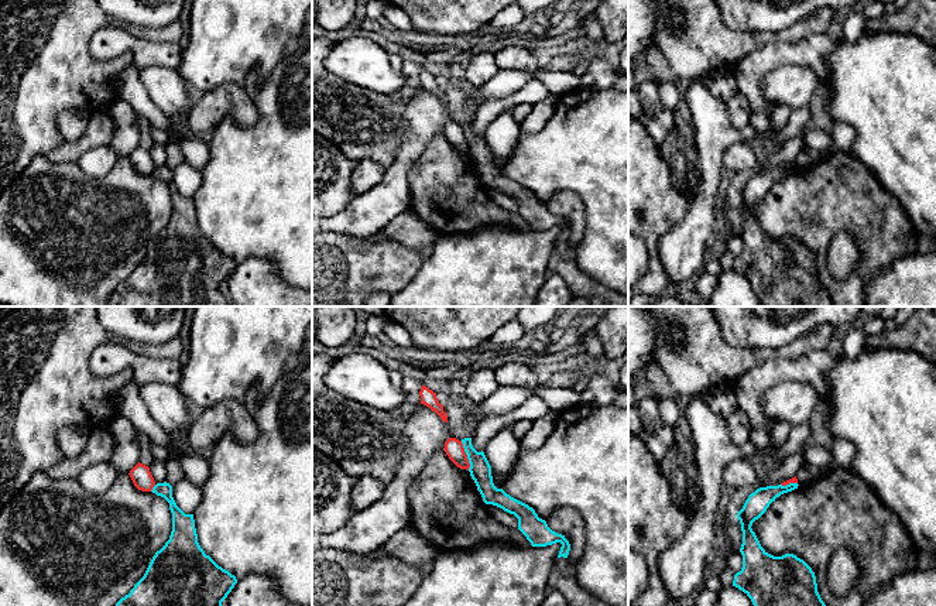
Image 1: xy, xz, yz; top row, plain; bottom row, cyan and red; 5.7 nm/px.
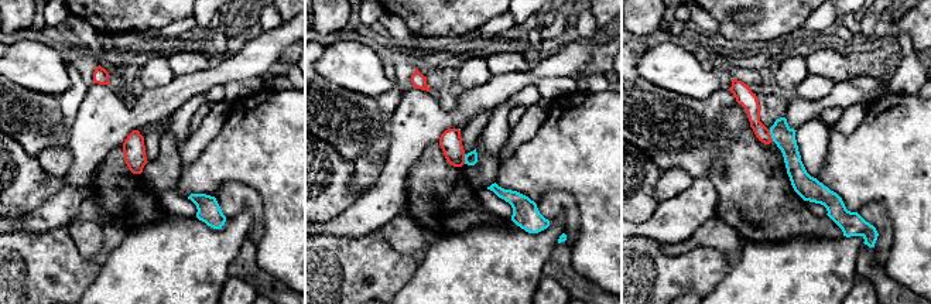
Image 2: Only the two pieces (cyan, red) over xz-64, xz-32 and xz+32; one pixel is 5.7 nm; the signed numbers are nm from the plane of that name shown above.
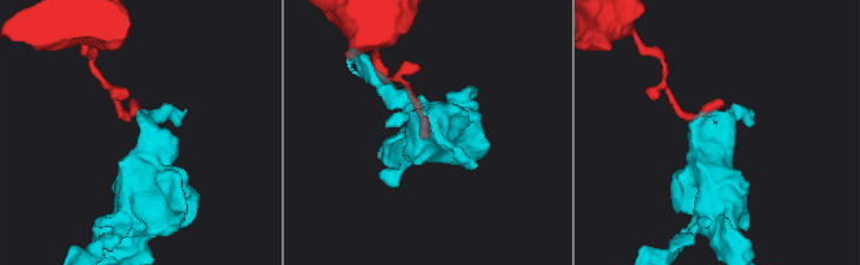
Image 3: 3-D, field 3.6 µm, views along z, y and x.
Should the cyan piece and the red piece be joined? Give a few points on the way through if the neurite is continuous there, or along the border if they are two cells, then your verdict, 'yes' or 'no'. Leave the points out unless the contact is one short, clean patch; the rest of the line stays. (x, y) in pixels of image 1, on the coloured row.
border xz (460, 441), (469, 469); no

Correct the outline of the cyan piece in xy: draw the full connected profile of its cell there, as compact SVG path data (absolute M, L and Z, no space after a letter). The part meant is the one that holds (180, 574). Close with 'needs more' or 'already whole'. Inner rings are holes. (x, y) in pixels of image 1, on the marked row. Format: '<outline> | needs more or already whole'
M157 483L152 490L169 503L172 531L165 545L155 552L144 576L116 606L222 606L237 579L219 566L198 542L193 514L185 514L172 497L172 486Z | already whole

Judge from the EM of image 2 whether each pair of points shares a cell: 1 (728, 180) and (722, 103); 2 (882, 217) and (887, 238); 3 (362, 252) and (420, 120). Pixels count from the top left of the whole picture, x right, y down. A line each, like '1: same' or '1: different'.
1: same
2: same
3: different

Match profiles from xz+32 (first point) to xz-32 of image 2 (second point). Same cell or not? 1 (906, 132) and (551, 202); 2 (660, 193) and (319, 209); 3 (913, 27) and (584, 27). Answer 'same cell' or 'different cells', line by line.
1: different cells
2: different cells
3: different cells

